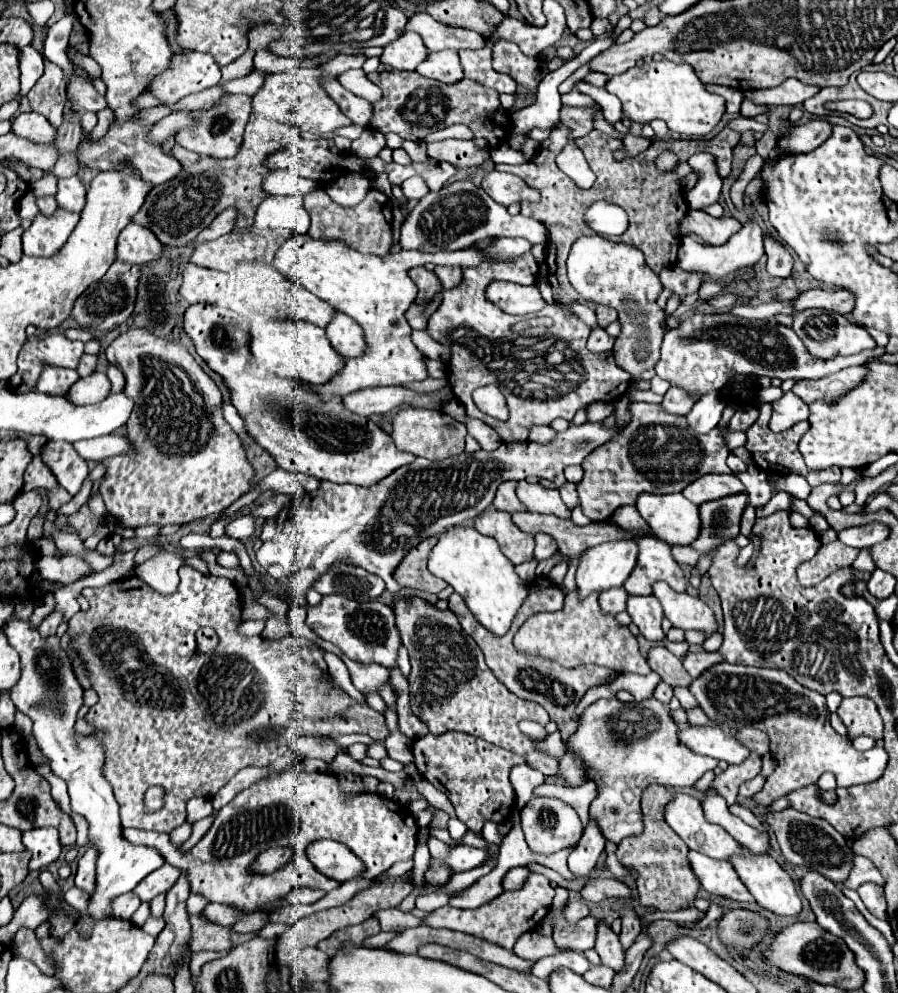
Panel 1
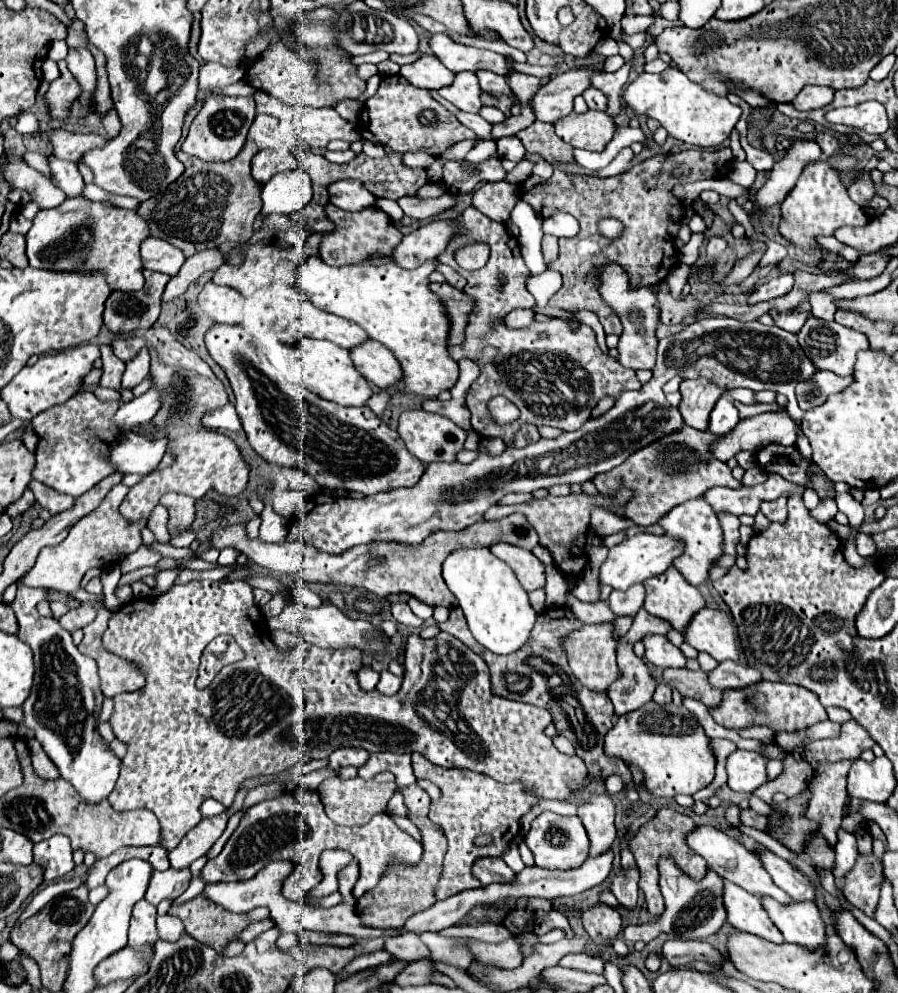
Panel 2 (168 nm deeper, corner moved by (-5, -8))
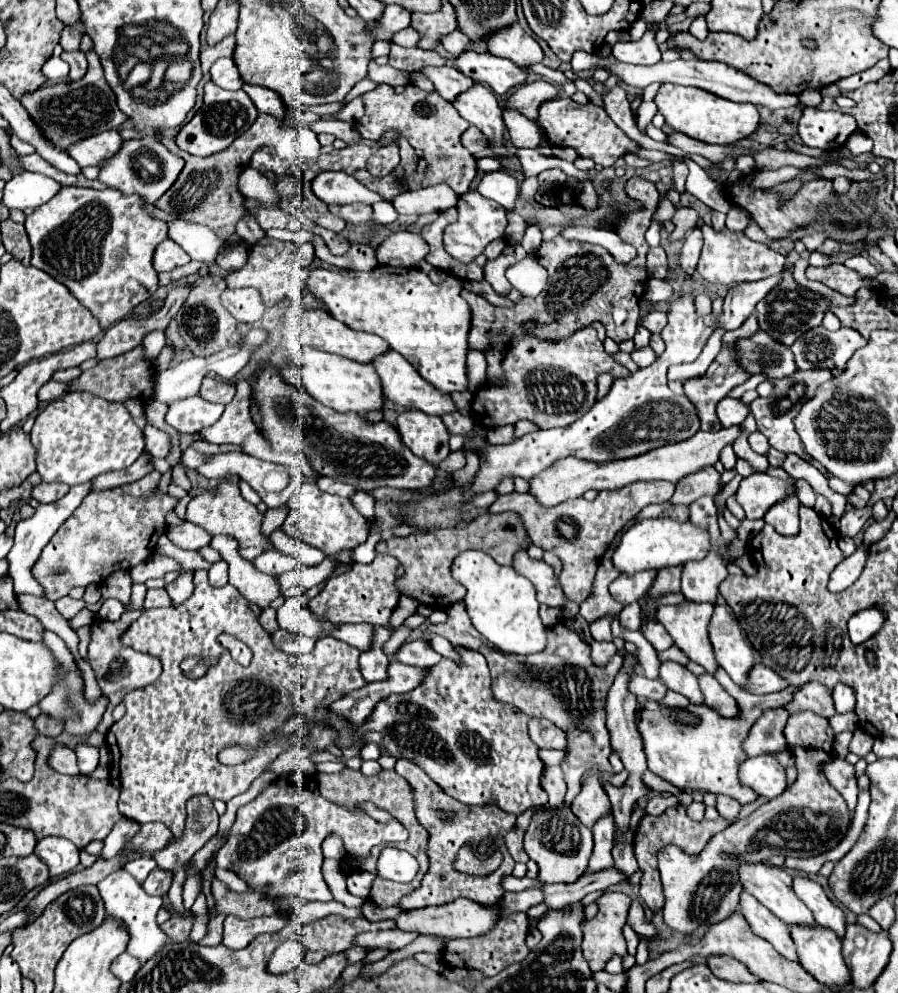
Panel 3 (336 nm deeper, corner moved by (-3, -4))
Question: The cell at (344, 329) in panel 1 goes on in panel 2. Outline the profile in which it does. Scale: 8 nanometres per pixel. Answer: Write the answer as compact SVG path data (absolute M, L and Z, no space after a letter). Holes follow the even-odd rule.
M366 340L350 348L350 358L354 362L354 368L378 388L394 384L402 374L392 352L376 340Z

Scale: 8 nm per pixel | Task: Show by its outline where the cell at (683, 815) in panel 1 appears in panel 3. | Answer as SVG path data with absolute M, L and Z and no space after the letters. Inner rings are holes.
M744 864L744 866L740 866L738 874L744 884L744 890L748 894L756 896L782 922L786 922L790 926L816 926L816 920L814 920L810 908L794 894L792 876L784 868L776 868L776 866L768 866L768 864Z

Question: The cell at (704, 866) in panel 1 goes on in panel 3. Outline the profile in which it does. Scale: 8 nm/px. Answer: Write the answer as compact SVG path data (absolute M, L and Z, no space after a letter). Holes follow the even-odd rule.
M742 892L738 910L744 914L744 918L752 926L754 934L768 940L788 960L798 962L796 946L794 946L794 940L790 936L788 926L784 922L780 922L780 918L776 918L764 904L760 904L752 894Z

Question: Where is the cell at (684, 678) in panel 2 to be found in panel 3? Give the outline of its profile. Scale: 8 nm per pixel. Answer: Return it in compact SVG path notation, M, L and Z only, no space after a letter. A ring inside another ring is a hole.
M712 674L700 676L698 682L700 682L700 690L704 694L706 706L712 706L718 714L722 714L726 718L736 718L740 714L736 700L718 684L716 678L712 678Z

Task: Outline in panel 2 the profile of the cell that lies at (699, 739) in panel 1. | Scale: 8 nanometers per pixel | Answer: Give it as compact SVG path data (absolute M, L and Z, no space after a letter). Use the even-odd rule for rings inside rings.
M736 750L726 758L728 786L736 792L754 792L766 778L766 758L758 752Z

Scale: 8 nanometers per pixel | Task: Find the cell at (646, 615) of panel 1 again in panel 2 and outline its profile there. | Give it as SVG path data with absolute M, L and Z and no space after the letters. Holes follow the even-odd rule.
M648 634L642 638L642 644L646 648L646 654L644 654L646 660L656 664L660 670L664 670L668 666L682 668L686 664L686 656L666 636Z

